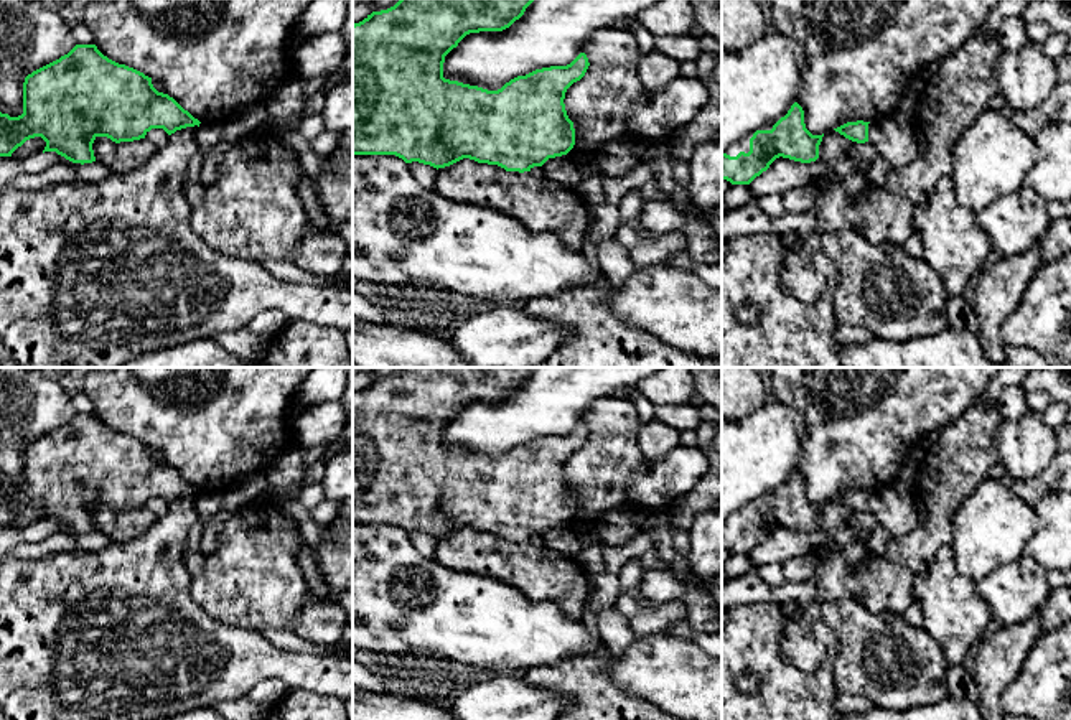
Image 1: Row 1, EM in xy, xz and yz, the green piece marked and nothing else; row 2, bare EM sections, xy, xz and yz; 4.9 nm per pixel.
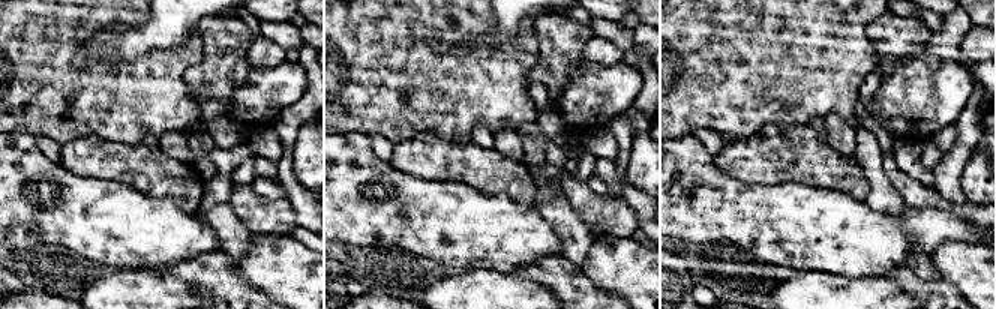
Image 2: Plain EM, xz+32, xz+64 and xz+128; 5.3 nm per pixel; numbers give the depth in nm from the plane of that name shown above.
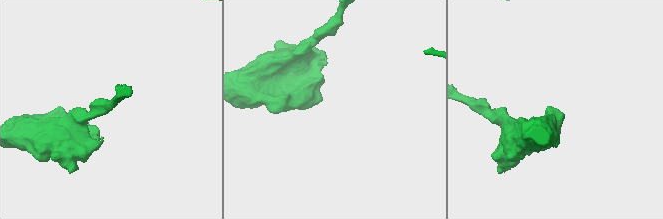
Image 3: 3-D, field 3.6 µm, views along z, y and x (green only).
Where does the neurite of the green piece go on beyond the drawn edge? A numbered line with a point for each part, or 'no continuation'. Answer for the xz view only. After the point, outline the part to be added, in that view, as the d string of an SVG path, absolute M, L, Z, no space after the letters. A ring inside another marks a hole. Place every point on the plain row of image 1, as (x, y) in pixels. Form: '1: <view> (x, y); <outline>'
no continuation

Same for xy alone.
no continuation

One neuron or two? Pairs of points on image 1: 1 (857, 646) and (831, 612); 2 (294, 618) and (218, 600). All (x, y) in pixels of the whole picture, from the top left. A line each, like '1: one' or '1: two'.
1: one
2: one

